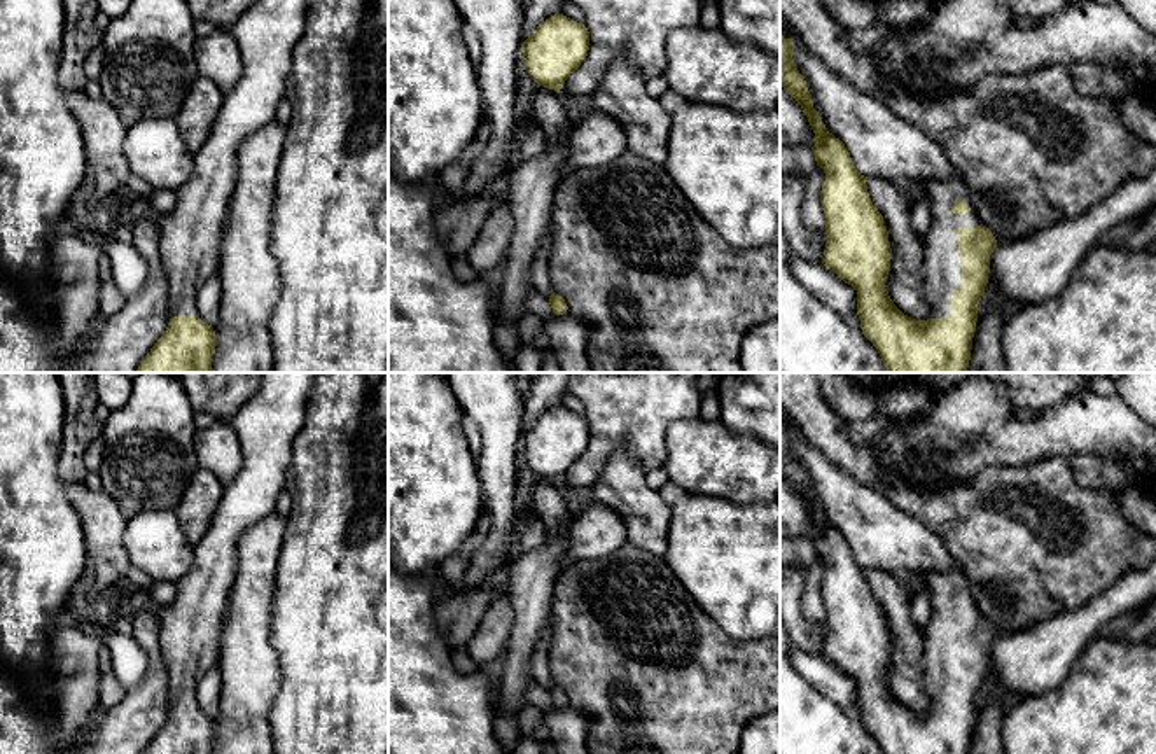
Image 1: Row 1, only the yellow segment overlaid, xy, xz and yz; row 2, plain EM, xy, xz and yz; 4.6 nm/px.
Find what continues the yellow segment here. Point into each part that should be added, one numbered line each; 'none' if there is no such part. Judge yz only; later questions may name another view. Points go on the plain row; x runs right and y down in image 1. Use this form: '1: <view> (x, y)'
1: yz (941, 653)

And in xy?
1: xy (189, 628)

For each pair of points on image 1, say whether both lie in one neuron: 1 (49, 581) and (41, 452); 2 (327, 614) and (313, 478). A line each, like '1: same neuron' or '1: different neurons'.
1: same neuron
2: same neuron

